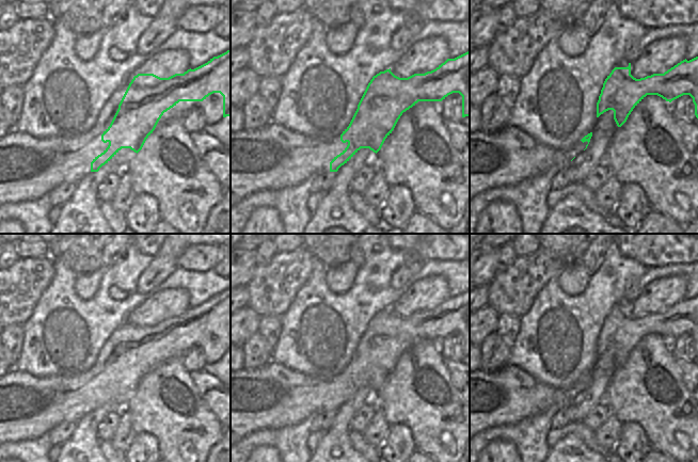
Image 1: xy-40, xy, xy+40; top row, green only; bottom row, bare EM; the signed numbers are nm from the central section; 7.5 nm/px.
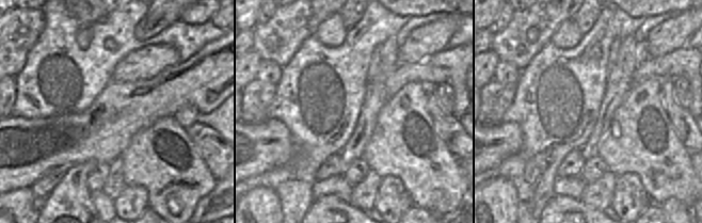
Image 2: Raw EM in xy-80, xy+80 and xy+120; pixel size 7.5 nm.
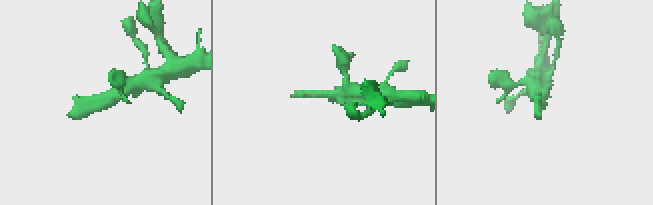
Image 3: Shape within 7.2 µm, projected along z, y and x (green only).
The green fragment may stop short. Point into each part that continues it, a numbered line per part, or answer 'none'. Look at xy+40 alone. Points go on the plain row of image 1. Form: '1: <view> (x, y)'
1: xy+40 (504, 397)

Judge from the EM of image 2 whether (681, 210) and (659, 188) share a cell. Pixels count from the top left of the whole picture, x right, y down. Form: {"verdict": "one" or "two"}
{"verdict": "two"}

